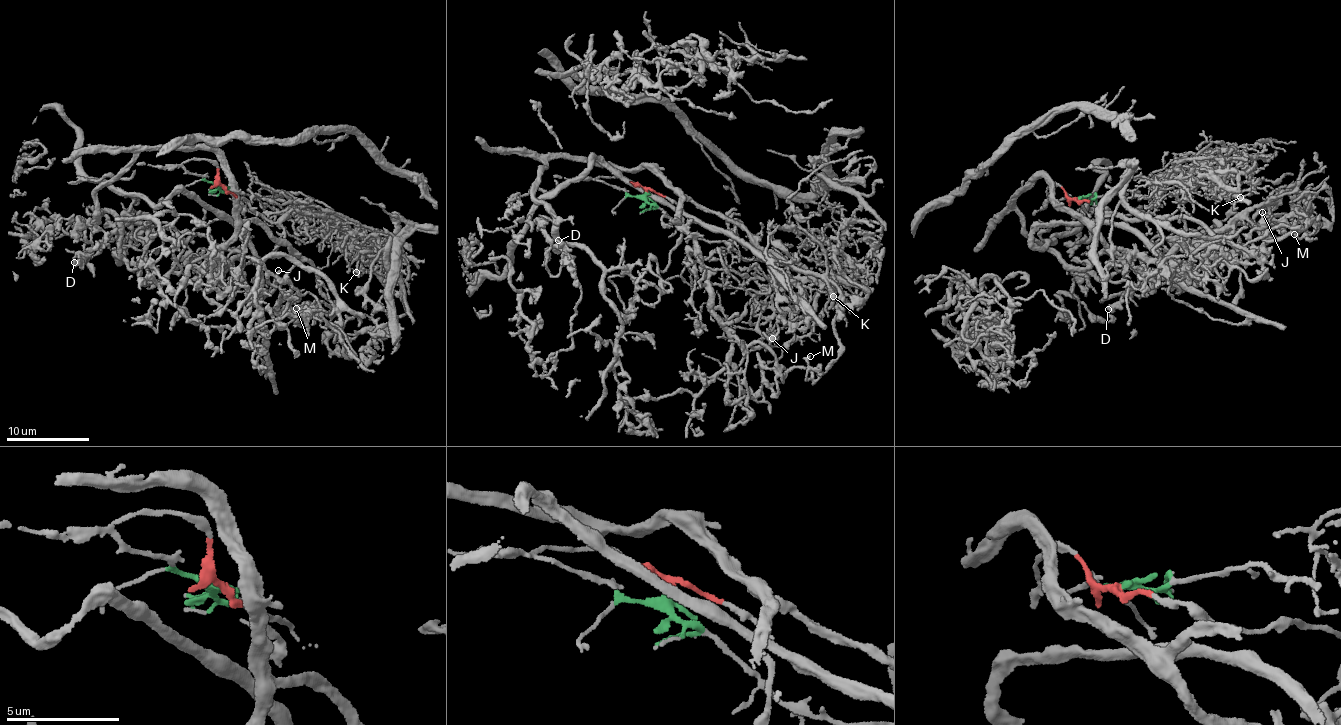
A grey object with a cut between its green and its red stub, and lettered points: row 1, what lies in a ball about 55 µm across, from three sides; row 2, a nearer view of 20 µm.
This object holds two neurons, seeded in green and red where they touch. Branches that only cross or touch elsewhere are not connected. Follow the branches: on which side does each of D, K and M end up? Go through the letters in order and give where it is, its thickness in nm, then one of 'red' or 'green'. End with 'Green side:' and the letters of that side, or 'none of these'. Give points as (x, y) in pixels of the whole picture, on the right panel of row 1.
D: at (1108, 309); 400 nm thick; red
K: at (1240, 197); 120 nm thick; green
M: at (1294, 234); 320 nm thick; red
Green side: K

